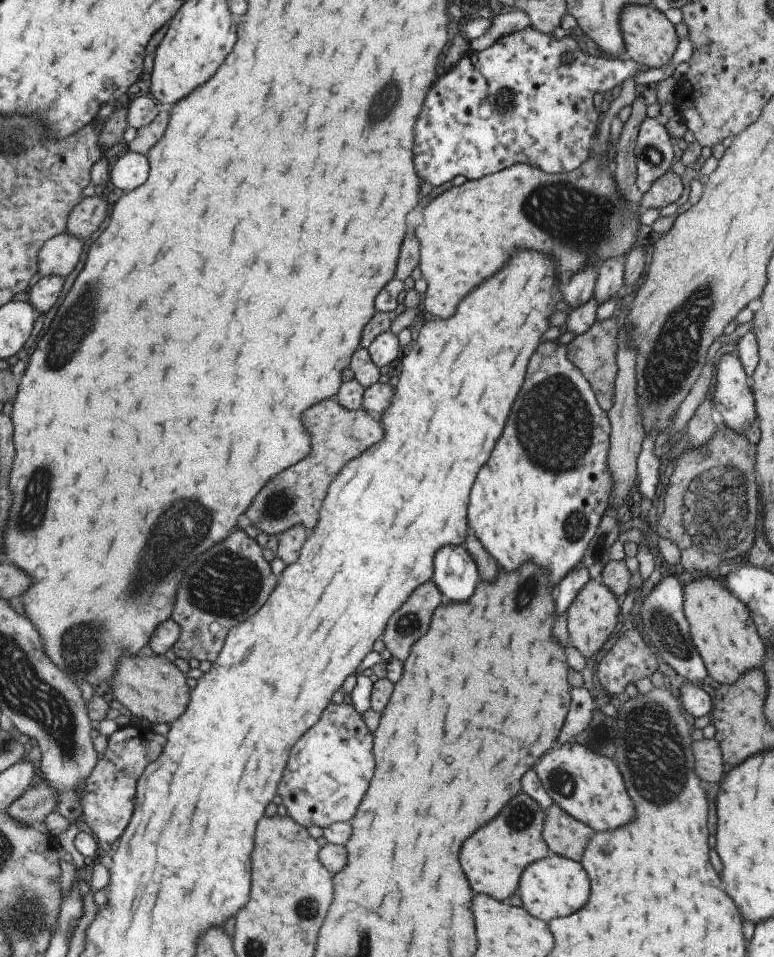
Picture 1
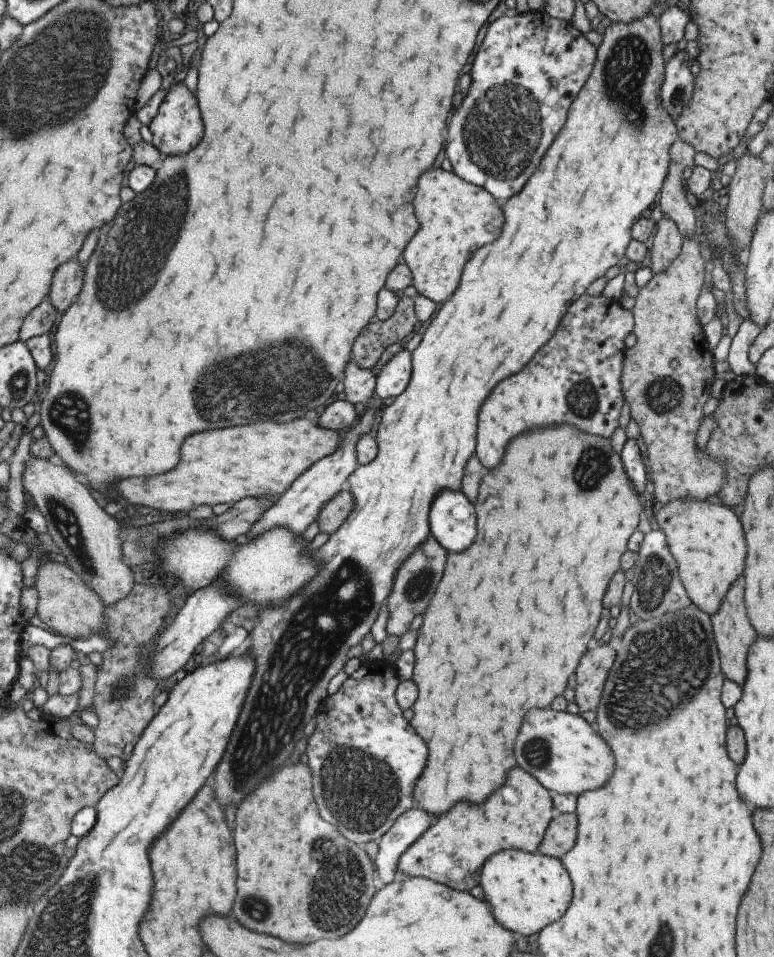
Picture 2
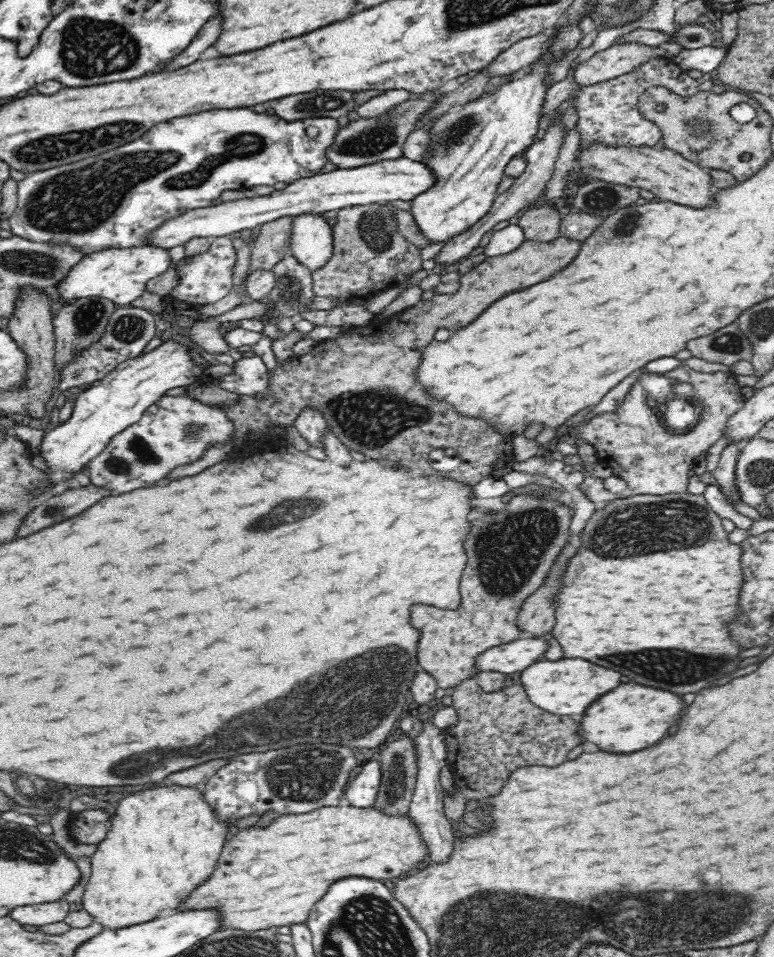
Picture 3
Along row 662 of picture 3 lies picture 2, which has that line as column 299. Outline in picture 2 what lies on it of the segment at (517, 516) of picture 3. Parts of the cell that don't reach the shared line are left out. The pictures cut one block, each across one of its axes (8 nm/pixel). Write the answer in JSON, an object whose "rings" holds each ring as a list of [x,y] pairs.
{"rings":[[[314,416],[285,424],[259,422],[205,430],[183,440],[179,446],[179,464],[175,468],[149,478],[119,480],[115,490],[131,504],[143,504],[163,512],[185,512],[193,506],[233,504],[247,496],[279,498],[302,472],[337,447],[337,433],[321,428]]]}

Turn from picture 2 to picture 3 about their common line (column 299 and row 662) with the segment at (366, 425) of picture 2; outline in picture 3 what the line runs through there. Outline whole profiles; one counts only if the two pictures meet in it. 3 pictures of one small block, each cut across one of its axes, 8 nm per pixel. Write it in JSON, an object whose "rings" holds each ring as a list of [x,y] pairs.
{"rings":[[[520,640],[500,645],[484,652],[475,658],[476,675],[494,672],[504,675],[522,673],[538,656],[546,652],[544,640]]]}

